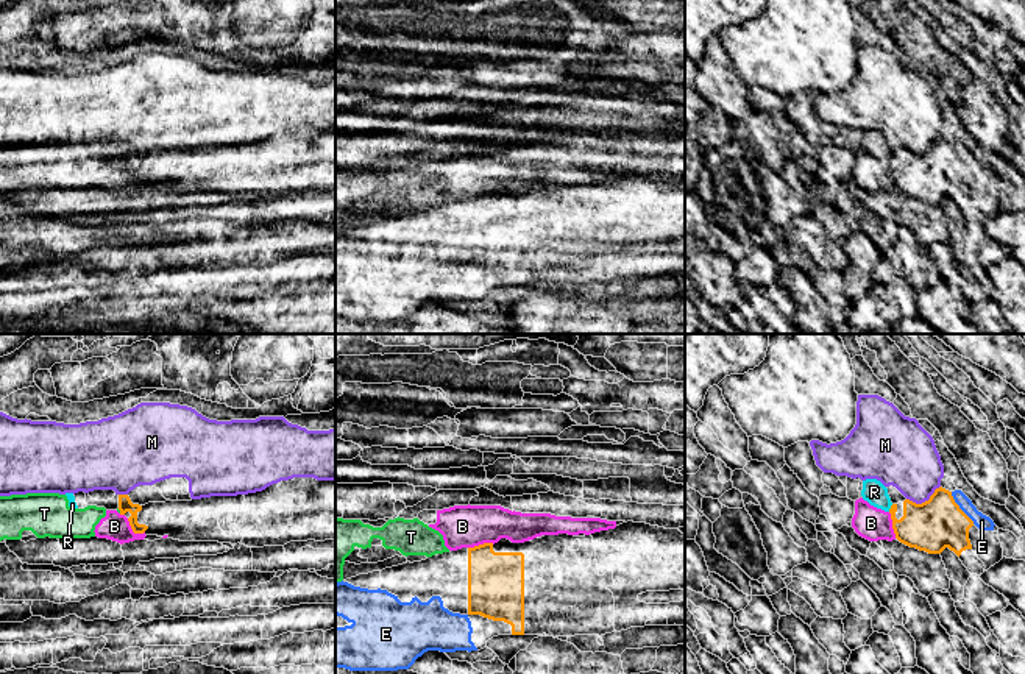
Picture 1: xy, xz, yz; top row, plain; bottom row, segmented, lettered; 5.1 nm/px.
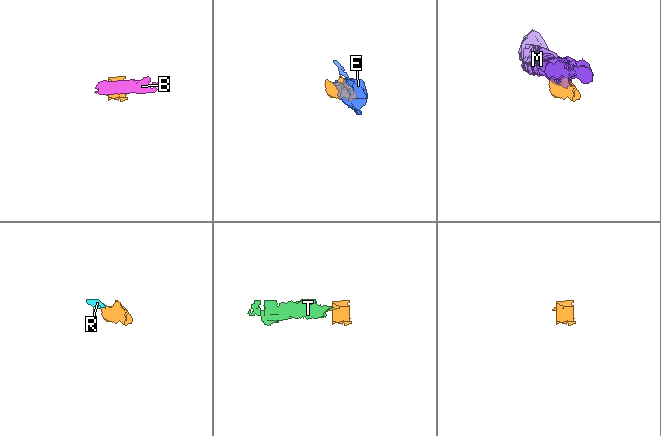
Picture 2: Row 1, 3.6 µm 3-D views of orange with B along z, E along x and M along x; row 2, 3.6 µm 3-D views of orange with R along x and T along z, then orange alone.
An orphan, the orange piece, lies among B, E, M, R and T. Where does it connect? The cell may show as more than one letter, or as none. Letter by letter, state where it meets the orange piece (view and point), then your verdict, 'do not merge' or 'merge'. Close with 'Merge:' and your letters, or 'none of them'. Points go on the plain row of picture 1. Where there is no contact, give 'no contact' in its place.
B: yz (893, 175) | do not merge
E: yz (958, 158) | merge
M: yz (925, 152) | do not merge
R: yz (891, 158) | do not merge
T: xy (119, 159) | do not merge
Merge: E

